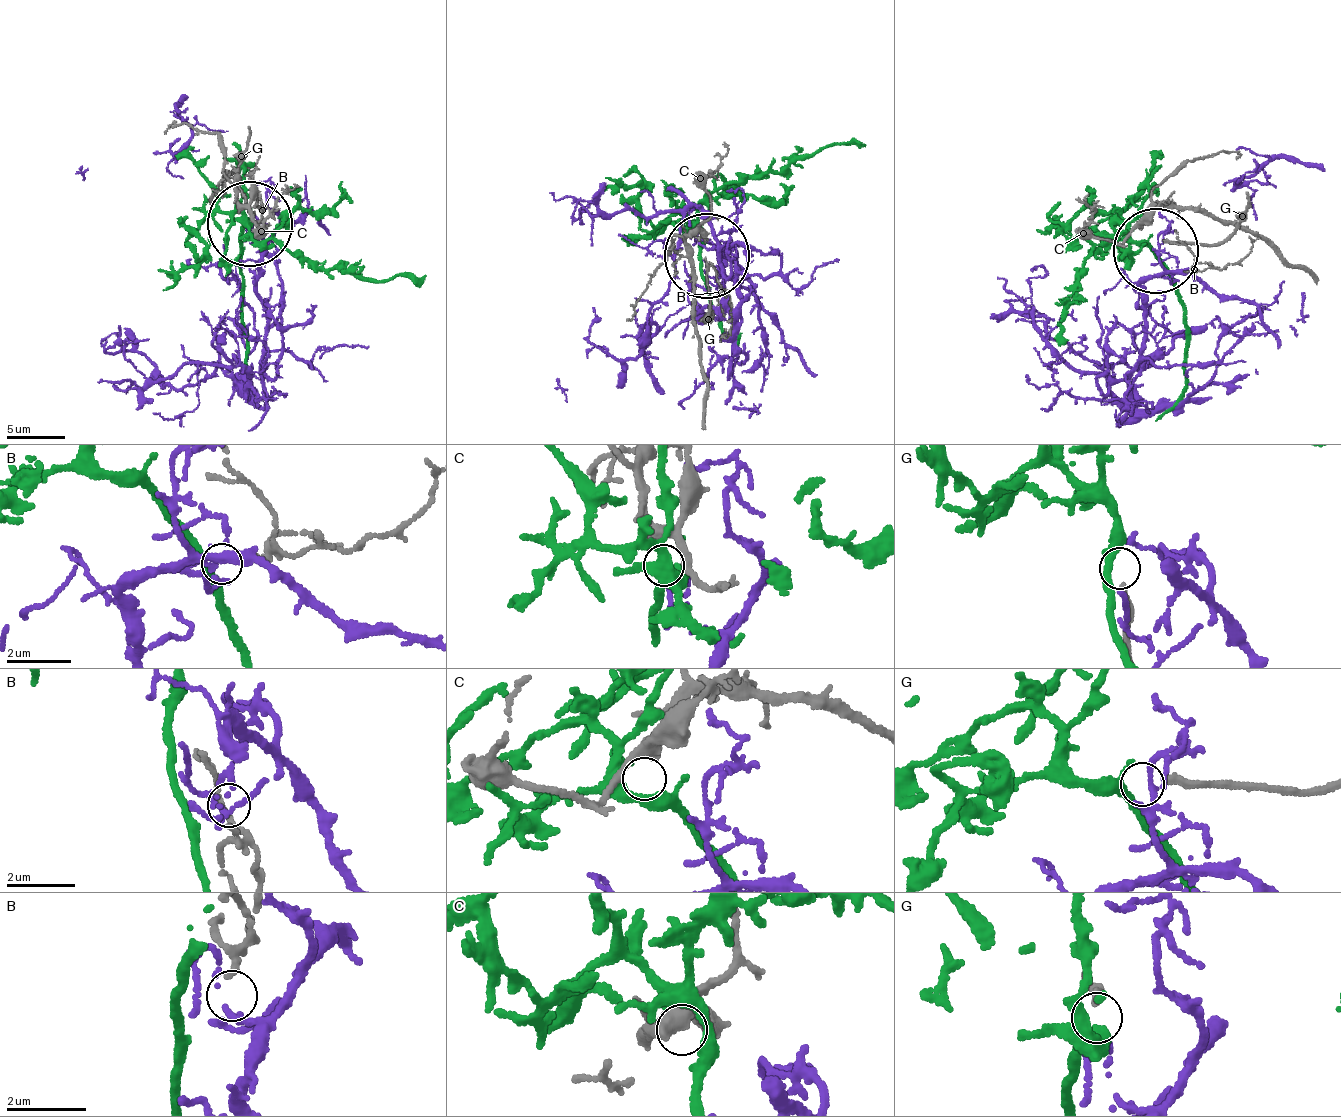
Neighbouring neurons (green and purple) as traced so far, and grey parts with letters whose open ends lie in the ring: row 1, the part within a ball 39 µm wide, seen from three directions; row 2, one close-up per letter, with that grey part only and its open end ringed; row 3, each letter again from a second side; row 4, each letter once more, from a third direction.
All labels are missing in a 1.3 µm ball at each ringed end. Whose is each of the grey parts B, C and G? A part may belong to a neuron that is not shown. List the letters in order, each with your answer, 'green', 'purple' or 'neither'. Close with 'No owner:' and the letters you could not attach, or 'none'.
B: purple
C: neither
G: neither
No owner: C, G

